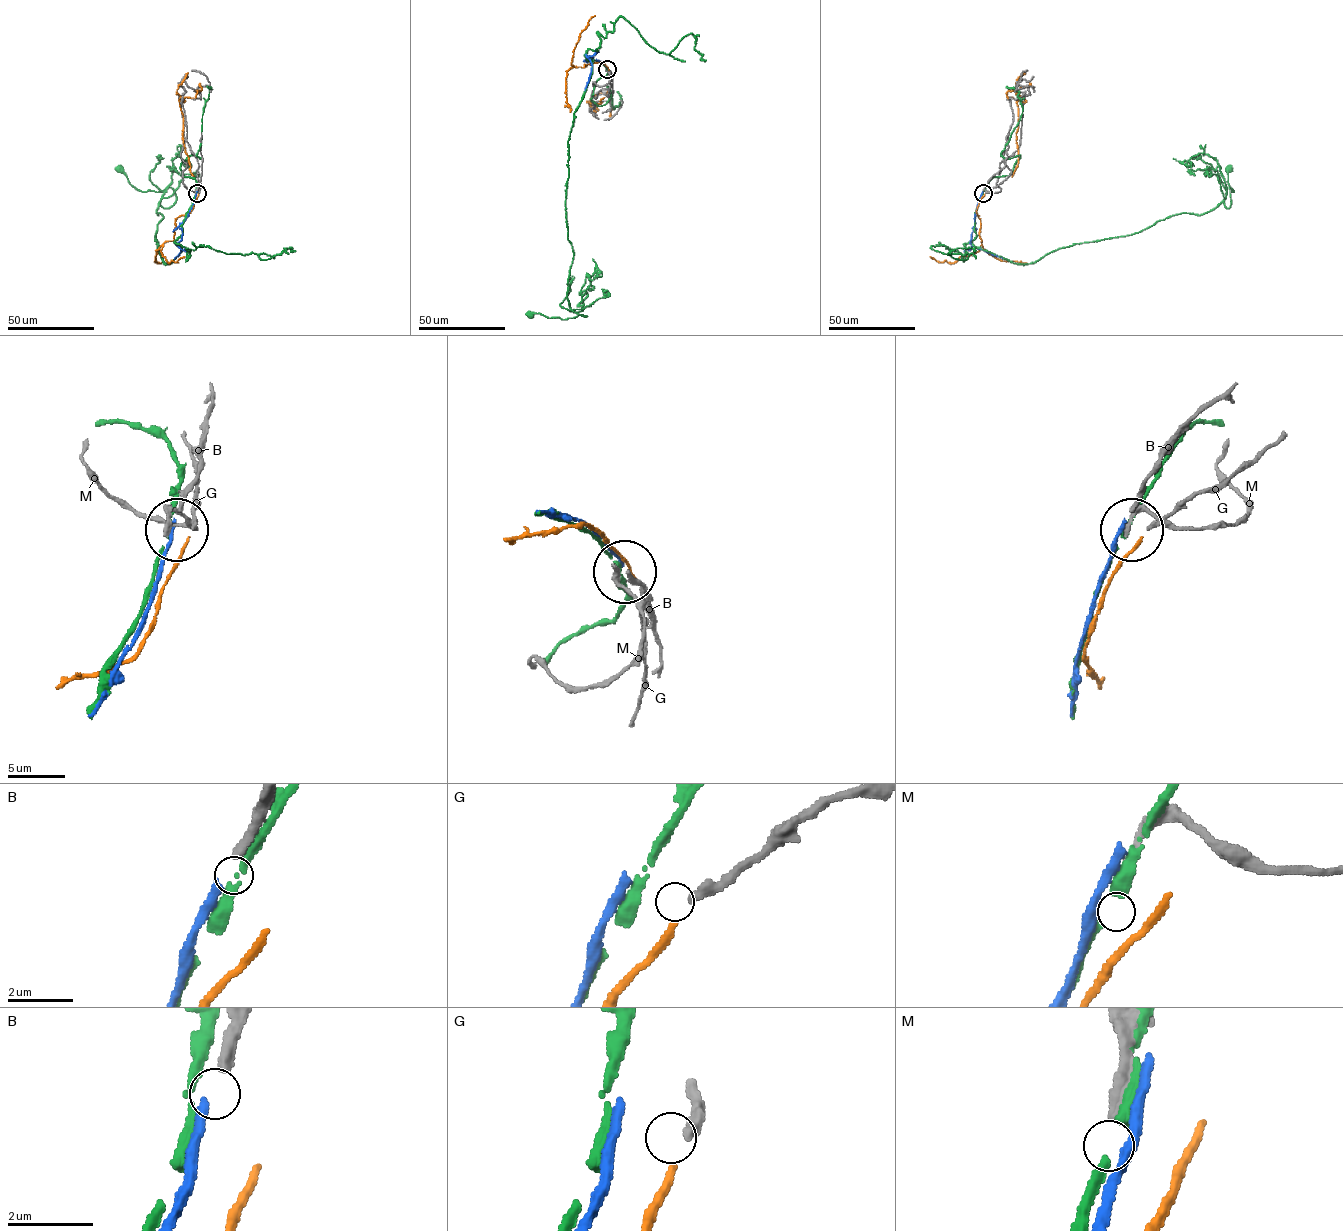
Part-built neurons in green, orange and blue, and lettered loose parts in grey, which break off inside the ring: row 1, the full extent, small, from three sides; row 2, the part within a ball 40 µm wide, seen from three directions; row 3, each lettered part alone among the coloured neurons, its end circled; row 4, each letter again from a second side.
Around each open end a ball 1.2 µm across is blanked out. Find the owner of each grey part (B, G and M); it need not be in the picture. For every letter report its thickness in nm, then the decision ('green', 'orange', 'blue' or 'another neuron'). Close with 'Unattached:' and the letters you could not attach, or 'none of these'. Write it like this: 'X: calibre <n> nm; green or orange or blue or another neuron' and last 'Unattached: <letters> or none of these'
B: calibre 280 nm; another neuron
G: calibre 320 nm; another neuron
M: calibre 320 nm; another neuron
Unattached: B, G, M

